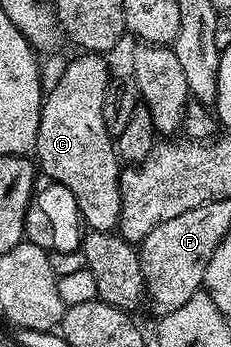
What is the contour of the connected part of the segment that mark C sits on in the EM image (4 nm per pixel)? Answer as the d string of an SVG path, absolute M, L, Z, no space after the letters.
M81 52L78 55L78 58L73 58L66 64L65 71L58 76L57 83L53 86L53 91L44 95L35 147L38 158L36 161L39 163L40 173L42 170L46 174L46 179L63 184L63 188L68 188L71 196L75 196L75 204L79 204L84 225L89 230L113 232L118 229L121 221L121 186L115 142L109 137L103 124L103 96L111 85L109 66L101 59L104 57L100 53Z

